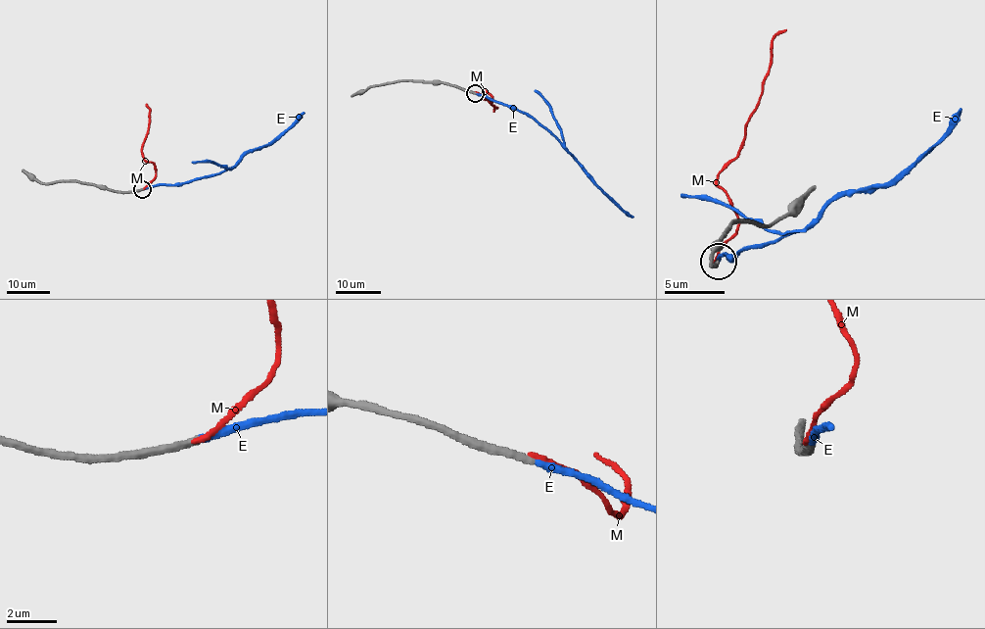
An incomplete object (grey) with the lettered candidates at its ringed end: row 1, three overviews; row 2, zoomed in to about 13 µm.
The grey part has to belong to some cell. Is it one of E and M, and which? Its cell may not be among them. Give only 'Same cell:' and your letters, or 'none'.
Same cell: E

